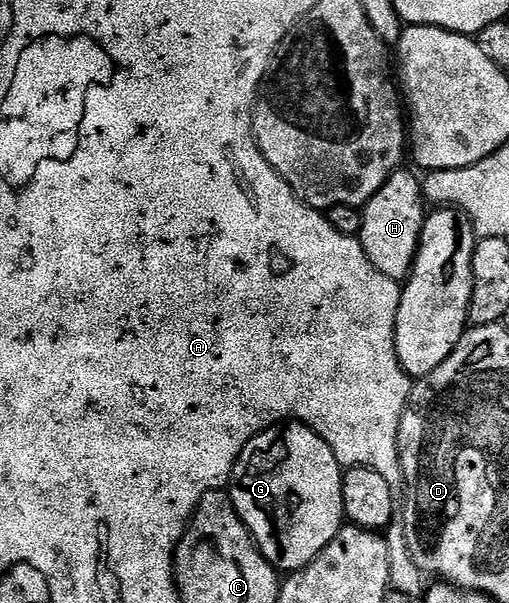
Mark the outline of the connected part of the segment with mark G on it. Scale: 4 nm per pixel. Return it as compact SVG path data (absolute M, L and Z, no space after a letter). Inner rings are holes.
M285 420L254 435L246 448L242 448L226 483L226 493L266 561L277 571L295 572L308 565L308 546L320 548L325 545L324 518L341 517L341 477L342 467L330 444L326 444L322 436L318 436L303 422Z

